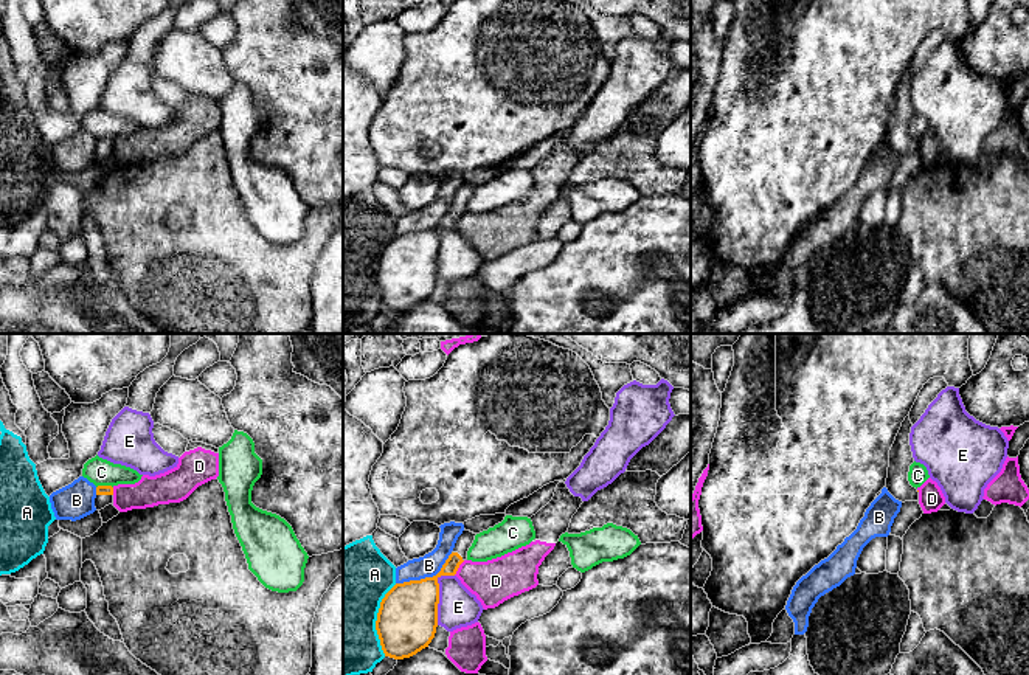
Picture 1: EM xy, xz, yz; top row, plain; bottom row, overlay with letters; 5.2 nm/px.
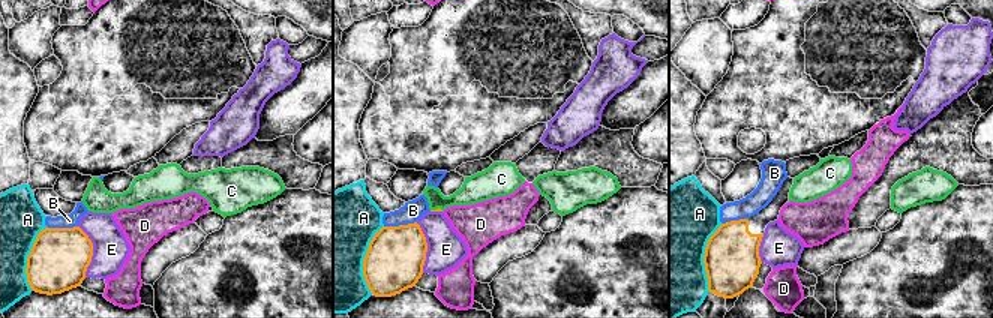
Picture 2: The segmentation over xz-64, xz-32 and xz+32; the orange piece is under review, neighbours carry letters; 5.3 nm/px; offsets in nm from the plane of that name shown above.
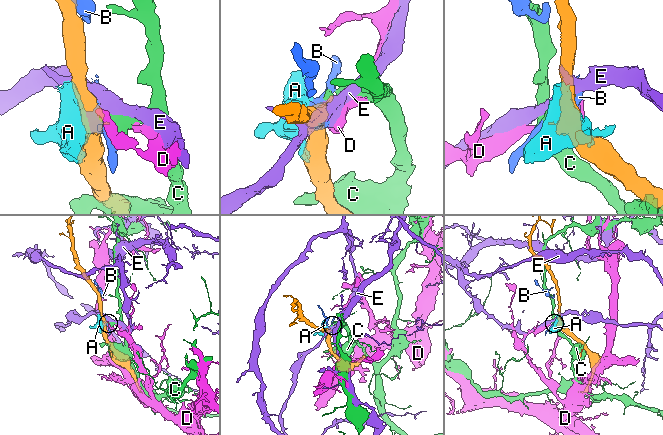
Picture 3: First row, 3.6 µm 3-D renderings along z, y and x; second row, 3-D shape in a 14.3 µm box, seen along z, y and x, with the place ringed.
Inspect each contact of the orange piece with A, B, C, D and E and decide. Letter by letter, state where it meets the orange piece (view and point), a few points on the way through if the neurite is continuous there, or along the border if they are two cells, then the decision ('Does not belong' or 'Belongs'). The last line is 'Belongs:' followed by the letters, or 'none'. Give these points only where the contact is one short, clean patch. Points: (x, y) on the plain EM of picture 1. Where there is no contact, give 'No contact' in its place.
A: Touches orange at xz (377, 272). Does not belong
B: Touches orange at xz (426, 230). Does not belong
C: Touches orange at xy (104, 138). Does not belong
D: Touches orange at xz (458, 219). Boundary: xz (464, 213), (453, 227). Does not belong
E: Touches orange at xz (438, 247). Does not belong
Belongs: none

